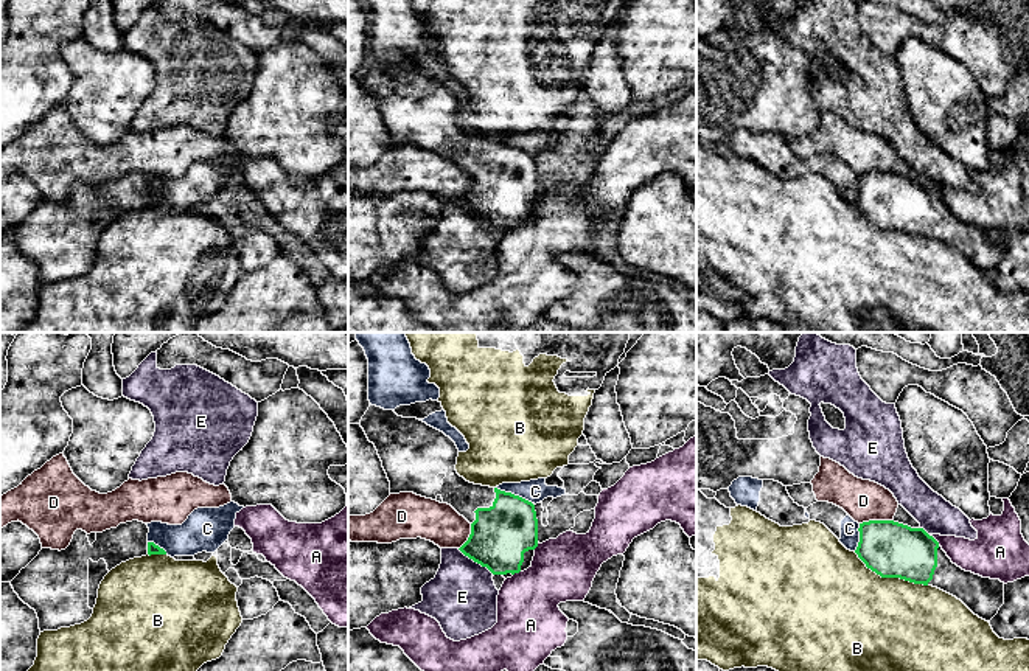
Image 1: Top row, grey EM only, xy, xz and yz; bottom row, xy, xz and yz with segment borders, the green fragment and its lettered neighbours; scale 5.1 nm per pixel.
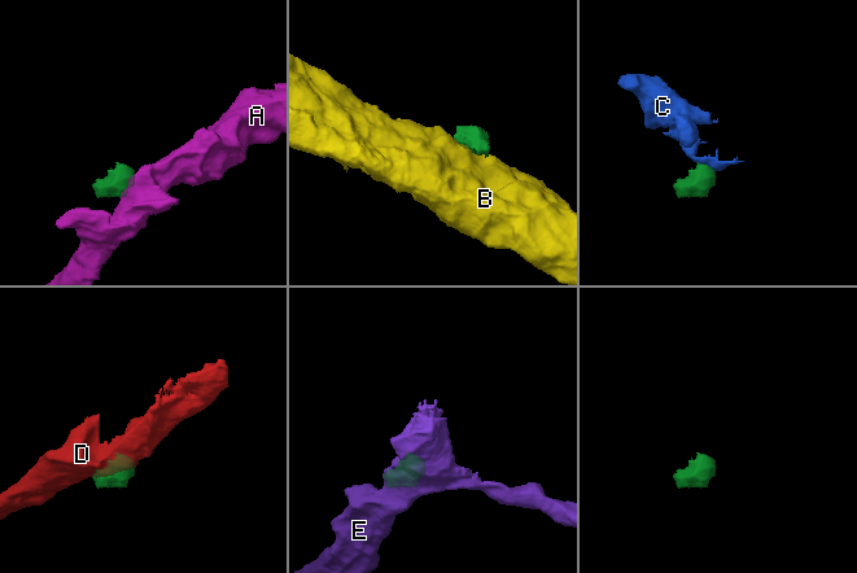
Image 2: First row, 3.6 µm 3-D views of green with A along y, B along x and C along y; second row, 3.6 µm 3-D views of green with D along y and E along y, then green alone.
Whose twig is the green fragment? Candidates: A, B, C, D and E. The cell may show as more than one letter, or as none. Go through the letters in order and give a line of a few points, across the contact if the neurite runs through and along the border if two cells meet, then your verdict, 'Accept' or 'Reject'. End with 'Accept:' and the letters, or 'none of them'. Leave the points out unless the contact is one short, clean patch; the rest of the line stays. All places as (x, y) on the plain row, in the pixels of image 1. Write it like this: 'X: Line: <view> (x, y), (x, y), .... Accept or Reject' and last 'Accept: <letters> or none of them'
A: Line: yz (928, 187), (939, 196). Reject
B: Reject
C: Line: xz (496, 139), (518, 146), (532, 156). Reject
D: Reject
E: Line: xz (457, 201), (493, 225). Reject
Accept: none of them

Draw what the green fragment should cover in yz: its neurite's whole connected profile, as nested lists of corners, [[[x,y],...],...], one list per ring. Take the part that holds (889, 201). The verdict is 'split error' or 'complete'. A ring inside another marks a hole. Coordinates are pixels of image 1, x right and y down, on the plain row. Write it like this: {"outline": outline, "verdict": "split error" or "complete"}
{"outline": [[[869,172],[860,176],[858,183],[855,205],[881,230],[937,239],[961,252],[985,273],[990,273],[1004,256],[1004,235],[953,216],[923,180],[911,180],[894,172]]], "verdict": "split error"}

